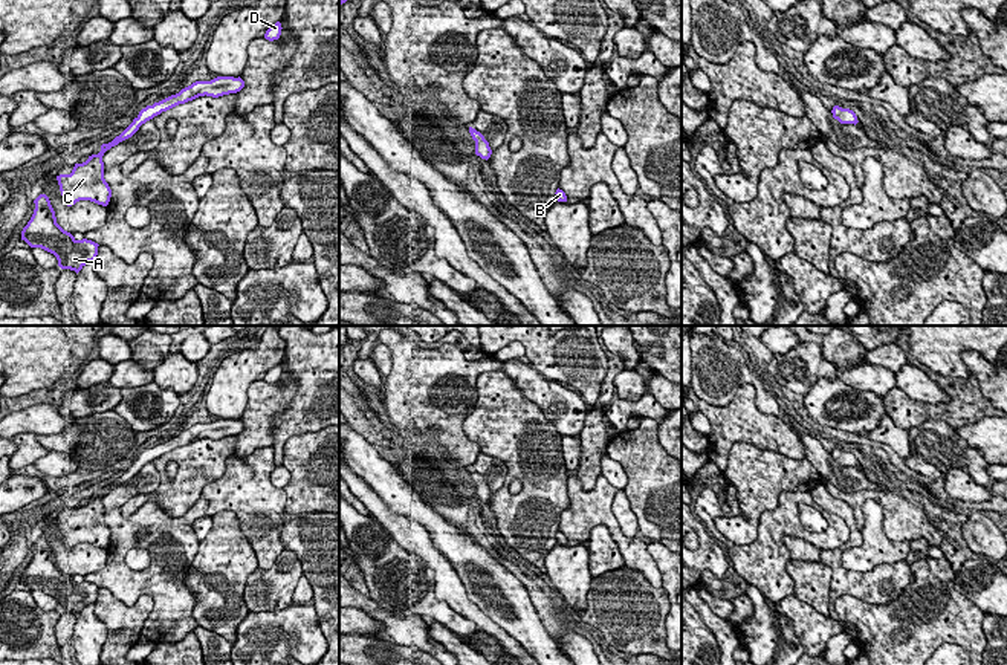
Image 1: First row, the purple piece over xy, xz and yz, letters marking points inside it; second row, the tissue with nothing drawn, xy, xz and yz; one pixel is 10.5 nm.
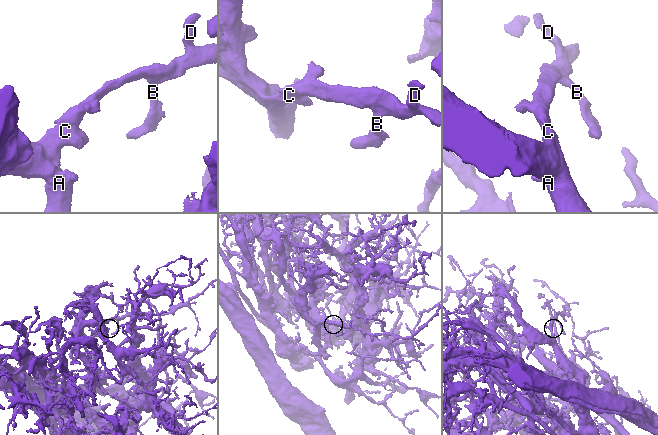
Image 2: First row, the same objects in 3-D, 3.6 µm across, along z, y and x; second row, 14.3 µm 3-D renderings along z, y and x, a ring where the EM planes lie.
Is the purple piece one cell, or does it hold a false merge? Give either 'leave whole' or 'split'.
leave whole

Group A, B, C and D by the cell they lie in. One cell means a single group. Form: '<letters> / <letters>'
A B C D

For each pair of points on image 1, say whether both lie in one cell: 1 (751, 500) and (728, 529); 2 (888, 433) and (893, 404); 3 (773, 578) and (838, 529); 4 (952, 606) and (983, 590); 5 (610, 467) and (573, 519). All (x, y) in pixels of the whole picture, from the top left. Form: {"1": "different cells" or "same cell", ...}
{"1": "same cell", "2": "different cells", "3": "same cell", "4": "different cells", "5": "different cells"}

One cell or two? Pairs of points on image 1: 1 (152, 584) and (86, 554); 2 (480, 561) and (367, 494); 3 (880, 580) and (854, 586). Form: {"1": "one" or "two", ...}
{"1": "two", "2": "two", "3": "one"}

